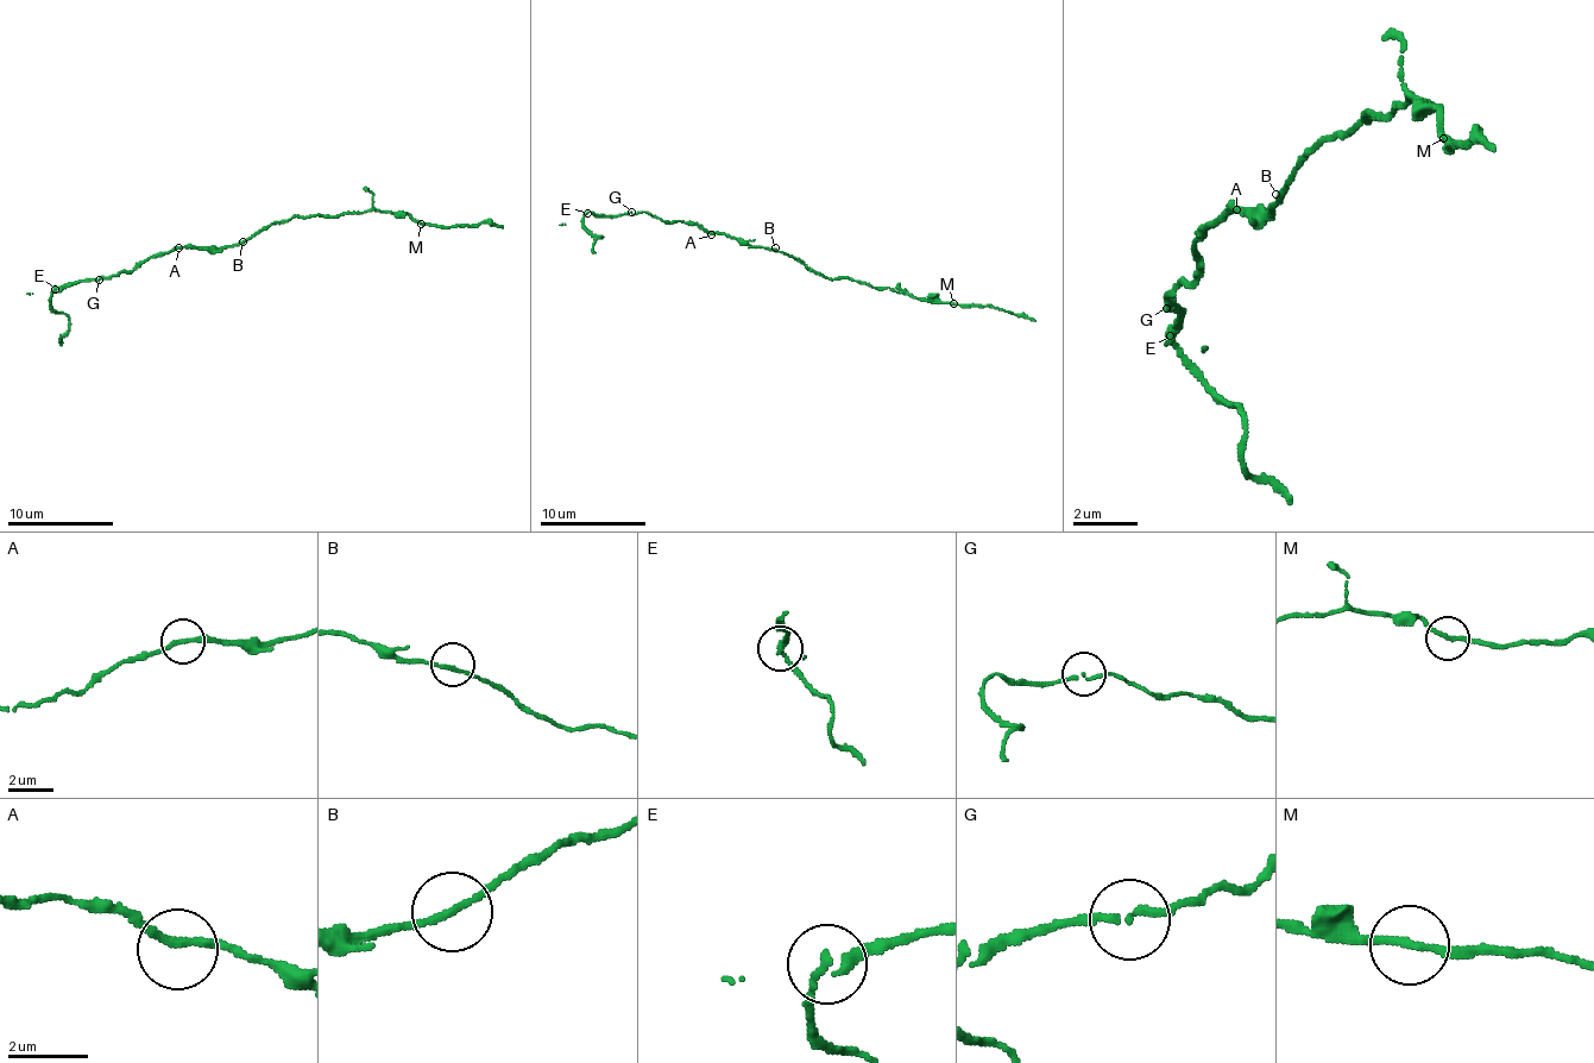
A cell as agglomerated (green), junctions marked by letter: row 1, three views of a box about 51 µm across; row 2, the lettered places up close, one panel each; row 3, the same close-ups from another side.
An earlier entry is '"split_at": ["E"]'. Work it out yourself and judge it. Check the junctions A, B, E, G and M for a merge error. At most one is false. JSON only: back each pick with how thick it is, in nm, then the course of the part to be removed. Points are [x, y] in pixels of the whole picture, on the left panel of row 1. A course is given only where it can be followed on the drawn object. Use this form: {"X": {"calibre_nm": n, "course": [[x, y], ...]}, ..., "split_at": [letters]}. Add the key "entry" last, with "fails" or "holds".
{"E": {"calibre_nm": 160, "course": [[54, 290], [51, 306], [68, 316], [68, 332], [60, 340], [62, 346]]}, "split_at": ["E"], "entry": "holds"}

